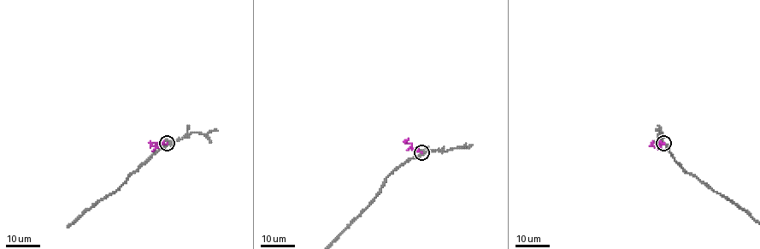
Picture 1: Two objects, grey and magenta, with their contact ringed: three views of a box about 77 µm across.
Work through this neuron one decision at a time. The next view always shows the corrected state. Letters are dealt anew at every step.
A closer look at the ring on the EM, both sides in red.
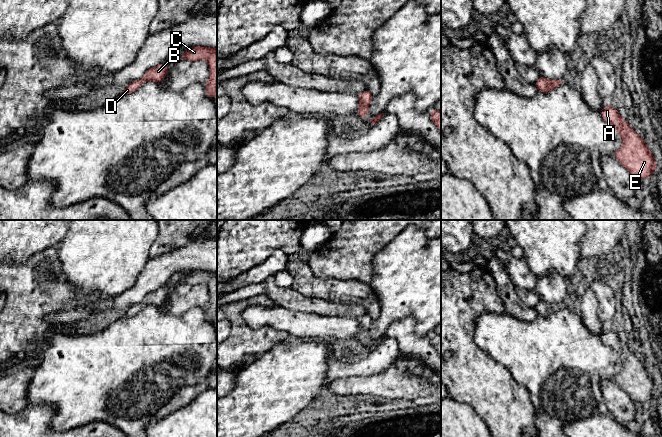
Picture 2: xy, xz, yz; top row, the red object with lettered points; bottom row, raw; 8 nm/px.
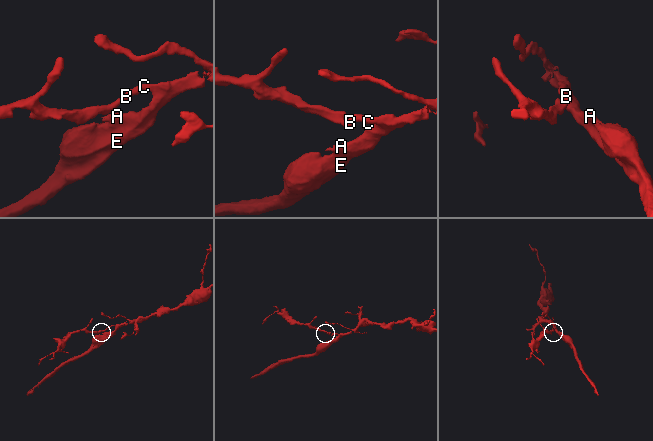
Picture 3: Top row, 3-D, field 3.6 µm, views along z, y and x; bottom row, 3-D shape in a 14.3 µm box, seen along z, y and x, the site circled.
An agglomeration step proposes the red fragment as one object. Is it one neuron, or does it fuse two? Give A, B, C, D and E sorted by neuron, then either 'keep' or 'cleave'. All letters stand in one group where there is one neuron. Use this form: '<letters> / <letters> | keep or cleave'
A B C D E | keep

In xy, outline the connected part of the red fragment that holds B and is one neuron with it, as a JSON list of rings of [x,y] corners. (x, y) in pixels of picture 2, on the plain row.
[[[161,287],[156,291],[149,293],[141,304],[130,307],[125,311],[121,318],[130,318],[135,316],[145,305],[154,305],[161,307],[168,296],[168,291],[165,287]]]

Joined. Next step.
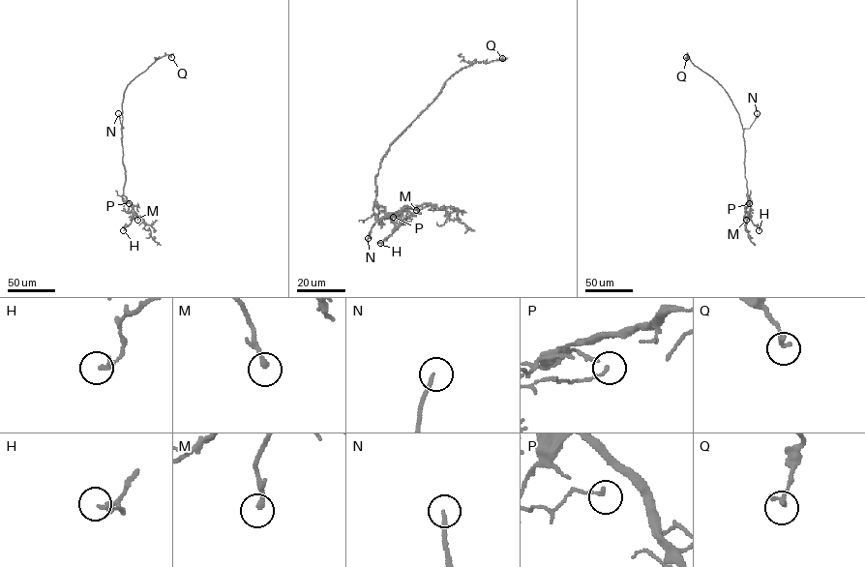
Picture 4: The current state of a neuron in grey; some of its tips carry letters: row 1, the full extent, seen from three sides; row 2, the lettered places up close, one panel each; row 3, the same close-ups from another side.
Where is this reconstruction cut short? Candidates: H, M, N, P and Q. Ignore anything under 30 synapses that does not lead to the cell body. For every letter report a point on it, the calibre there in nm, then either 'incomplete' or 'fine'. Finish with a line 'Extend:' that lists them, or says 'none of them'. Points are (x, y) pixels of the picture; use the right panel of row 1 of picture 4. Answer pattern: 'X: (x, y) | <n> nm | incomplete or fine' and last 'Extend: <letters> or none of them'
H: (759, 230) | 200 nm | fine
M: (746, 220) | 240 nm | incomplete
N: (757, 113) | 160 nm | incomplete
P: (749, 203) | 130 nm | fine
Q: (686, 57) | 190 nm | fine
Extend: M, N

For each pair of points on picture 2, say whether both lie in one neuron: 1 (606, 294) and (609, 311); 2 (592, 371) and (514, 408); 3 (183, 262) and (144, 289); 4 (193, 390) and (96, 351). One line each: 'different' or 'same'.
1: same
2: different
3: same
4: different

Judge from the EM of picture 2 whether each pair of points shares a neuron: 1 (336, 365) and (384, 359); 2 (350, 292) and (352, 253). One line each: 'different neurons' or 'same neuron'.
1: same neuron
2: different neurons

